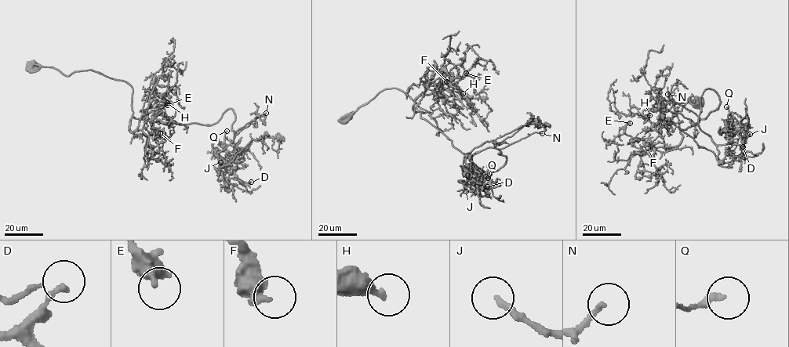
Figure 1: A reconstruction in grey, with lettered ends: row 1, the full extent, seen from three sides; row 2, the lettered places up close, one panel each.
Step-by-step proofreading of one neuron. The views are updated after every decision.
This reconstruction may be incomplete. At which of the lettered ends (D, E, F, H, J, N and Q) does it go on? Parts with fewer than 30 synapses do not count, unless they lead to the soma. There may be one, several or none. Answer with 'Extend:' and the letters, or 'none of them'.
Extend: E, N

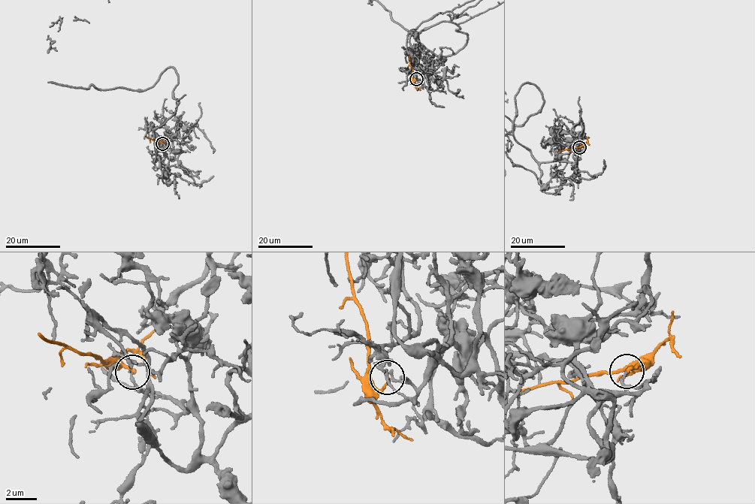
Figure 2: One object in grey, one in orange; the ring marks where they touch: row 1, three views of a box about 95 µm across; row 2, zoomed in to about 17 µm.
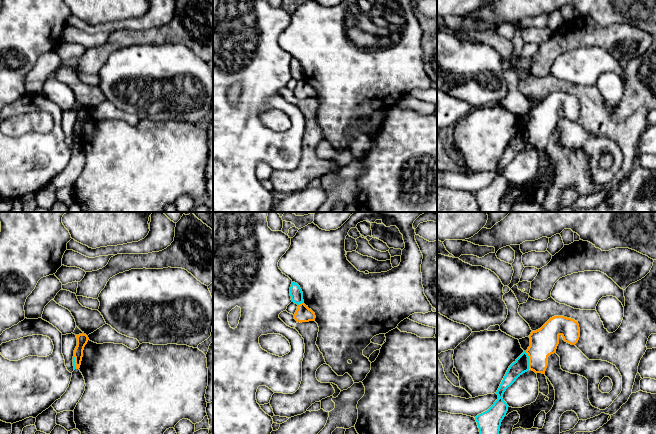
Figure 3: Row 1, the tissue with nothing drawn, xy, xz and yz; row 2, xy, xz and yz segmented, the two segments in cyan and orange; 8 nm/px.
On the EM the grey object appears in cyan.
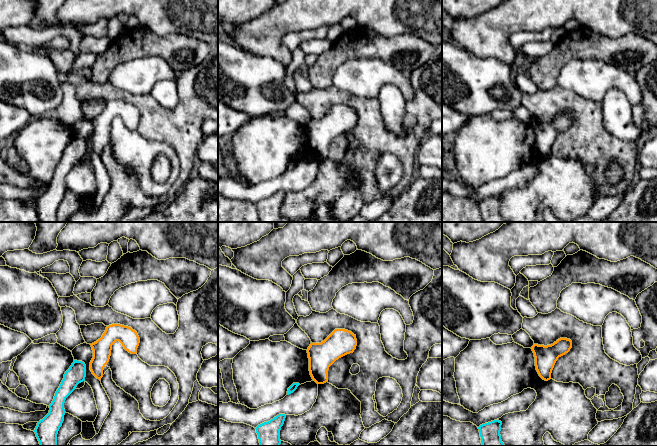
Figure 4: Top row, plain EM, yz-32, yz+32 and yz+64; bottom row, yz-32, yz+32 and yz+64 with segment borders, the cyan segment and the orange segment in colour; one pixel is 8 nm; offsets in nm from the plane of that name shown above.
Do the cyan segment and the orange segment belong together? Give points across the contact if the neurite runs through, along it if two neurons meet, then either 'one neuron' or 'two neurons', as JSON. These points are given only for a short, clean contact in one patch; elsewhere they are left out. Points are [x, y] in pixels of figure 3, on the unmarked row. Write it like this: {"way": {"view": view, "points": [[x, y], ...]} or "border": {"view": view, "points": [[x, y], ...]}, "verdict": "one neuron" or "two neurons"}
{"border": {"view": "yz", "points": [[525, 127], [528, 132], [529, 144]]}, "verdict": "two neurons"}

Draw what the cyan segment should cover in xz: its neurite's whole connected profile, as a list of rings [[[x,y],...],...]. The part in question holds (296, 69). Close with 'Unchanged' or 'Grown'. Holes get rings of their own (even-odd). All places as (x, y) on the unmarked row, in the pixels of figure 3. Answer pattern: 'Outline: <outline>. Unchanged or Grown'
Outline: [[[292,58],[292,60],[291,60],[290,72],[291,72],[292,78],[294,78],[295,80],[299,81],[301,79],[304,79],[303,68],[302,68],[300,62],[295,58]]]. Unchanged

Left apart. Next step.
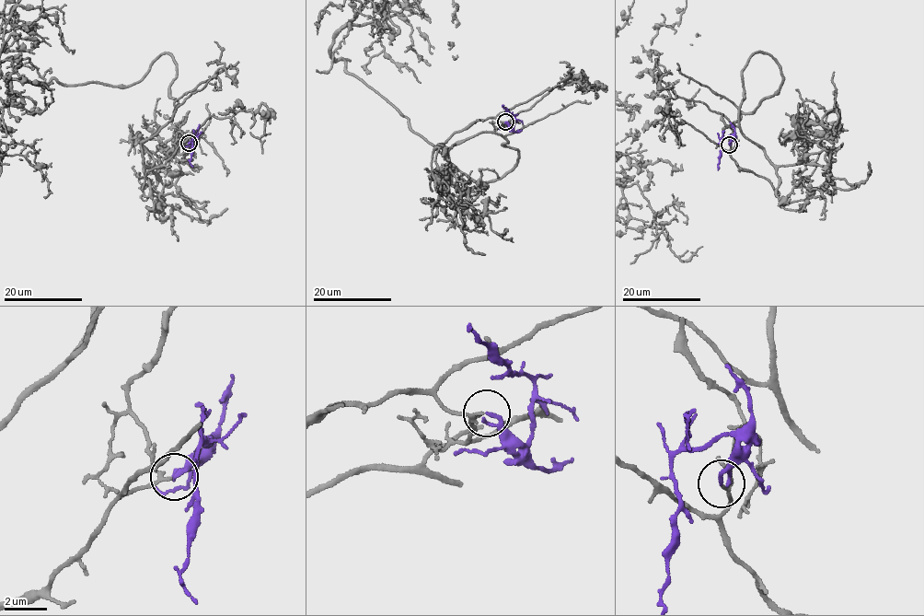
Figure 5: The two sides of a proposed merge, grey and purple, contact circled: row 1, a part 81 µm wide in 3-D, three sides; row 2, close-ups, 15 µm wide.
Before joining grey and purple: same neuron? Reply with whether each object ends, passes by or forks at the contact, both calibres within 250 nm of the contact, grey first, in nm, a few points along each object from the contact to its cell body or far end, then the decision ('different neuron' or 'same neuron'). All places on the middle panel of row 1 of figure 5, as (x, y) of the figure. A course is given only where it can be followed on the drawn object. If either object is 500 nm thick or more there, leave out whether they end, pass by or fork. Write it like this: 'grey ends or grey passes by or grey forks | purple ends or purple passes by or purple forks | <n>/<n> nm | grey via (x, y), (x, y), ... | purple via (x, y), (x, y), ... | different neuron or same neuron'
grey passes by | purple passes by | 140/130 nm | grey via (505, 122), (436, 146), (484, 132), (519, 152), (473, 181) | purple via (506, 122), (513, 126), (514, 116), (503, 105) | same neuron

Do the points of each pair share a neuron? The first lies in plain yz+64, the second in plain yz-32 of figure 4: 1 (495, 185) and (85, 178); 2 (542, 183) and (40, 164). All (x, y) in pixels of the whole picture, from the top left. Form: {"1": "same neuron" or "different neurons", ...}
{"1": "same neuron", "2": "same neuron"}

